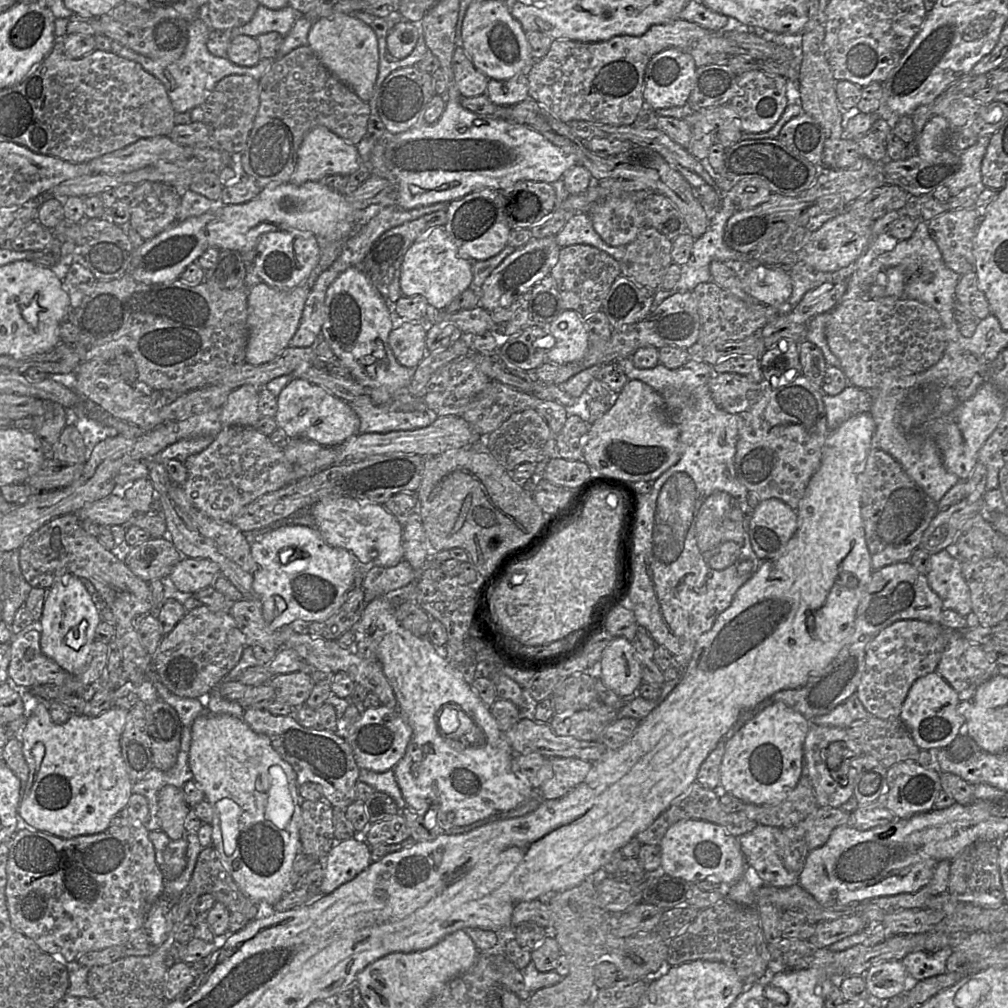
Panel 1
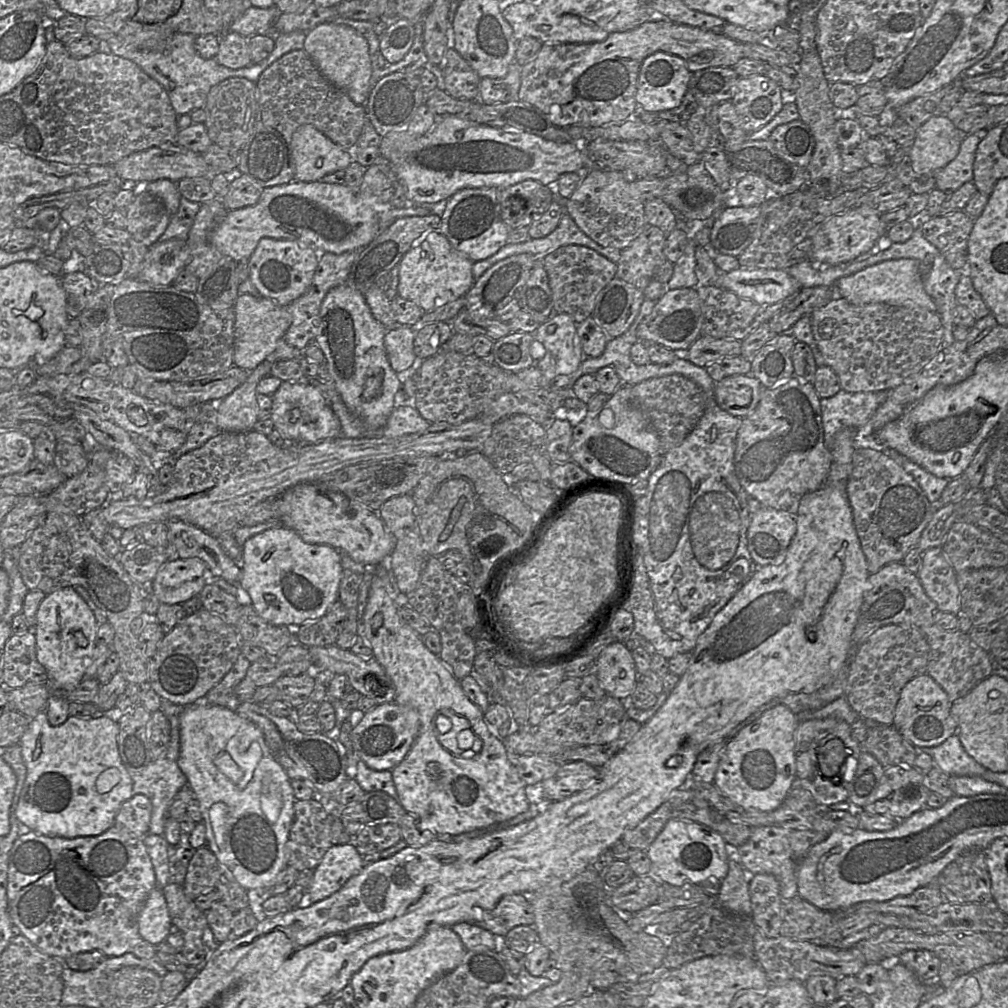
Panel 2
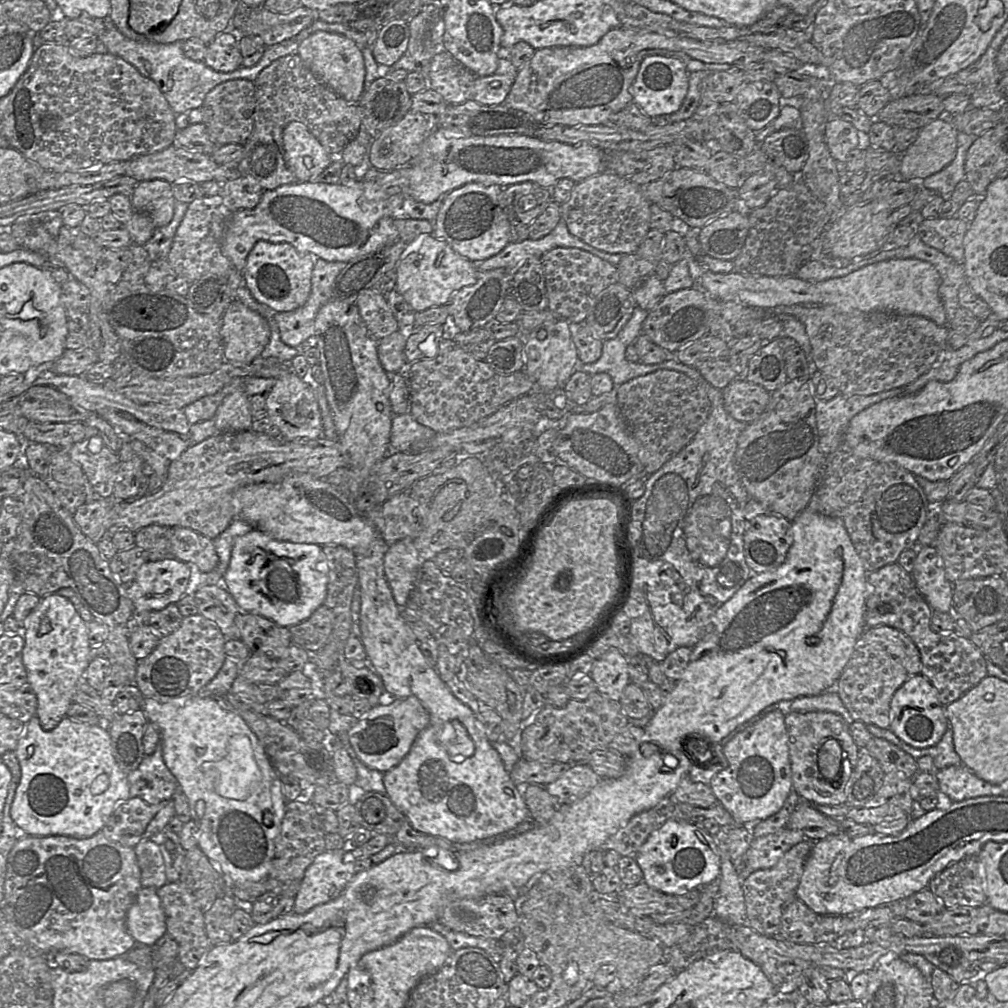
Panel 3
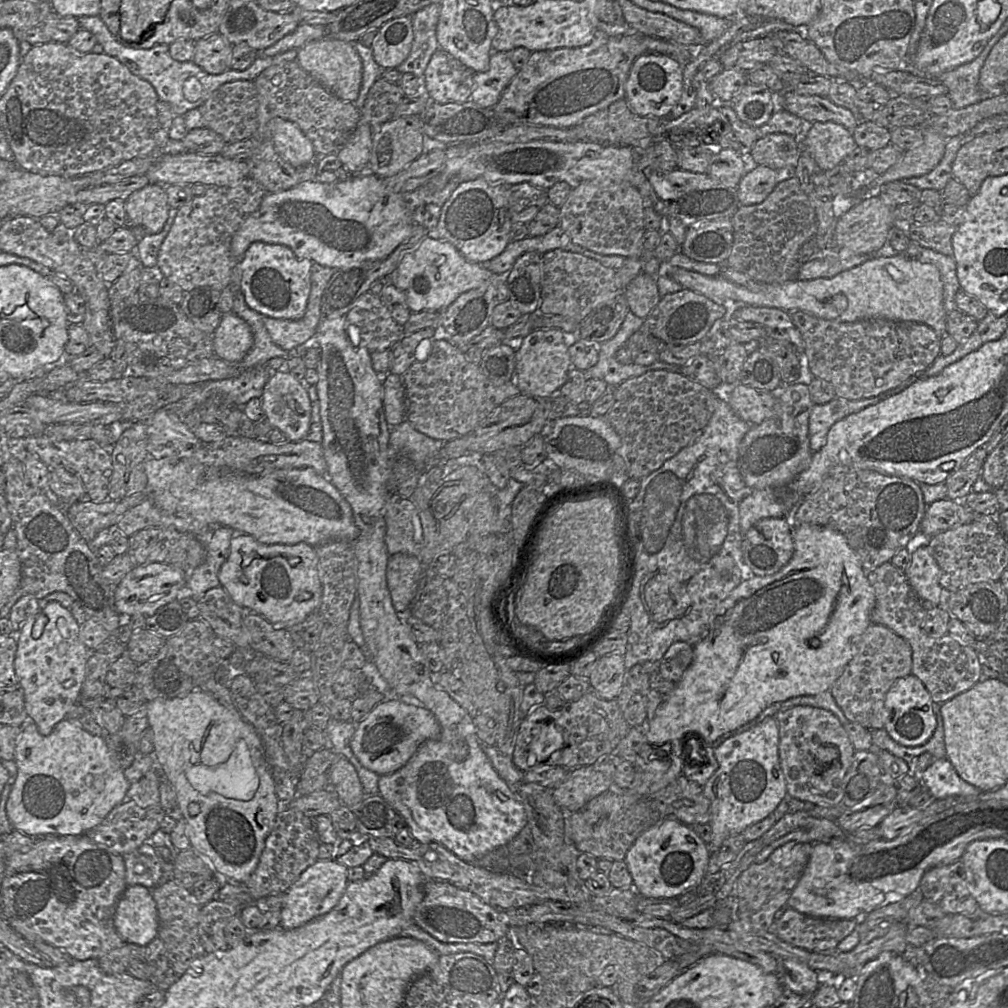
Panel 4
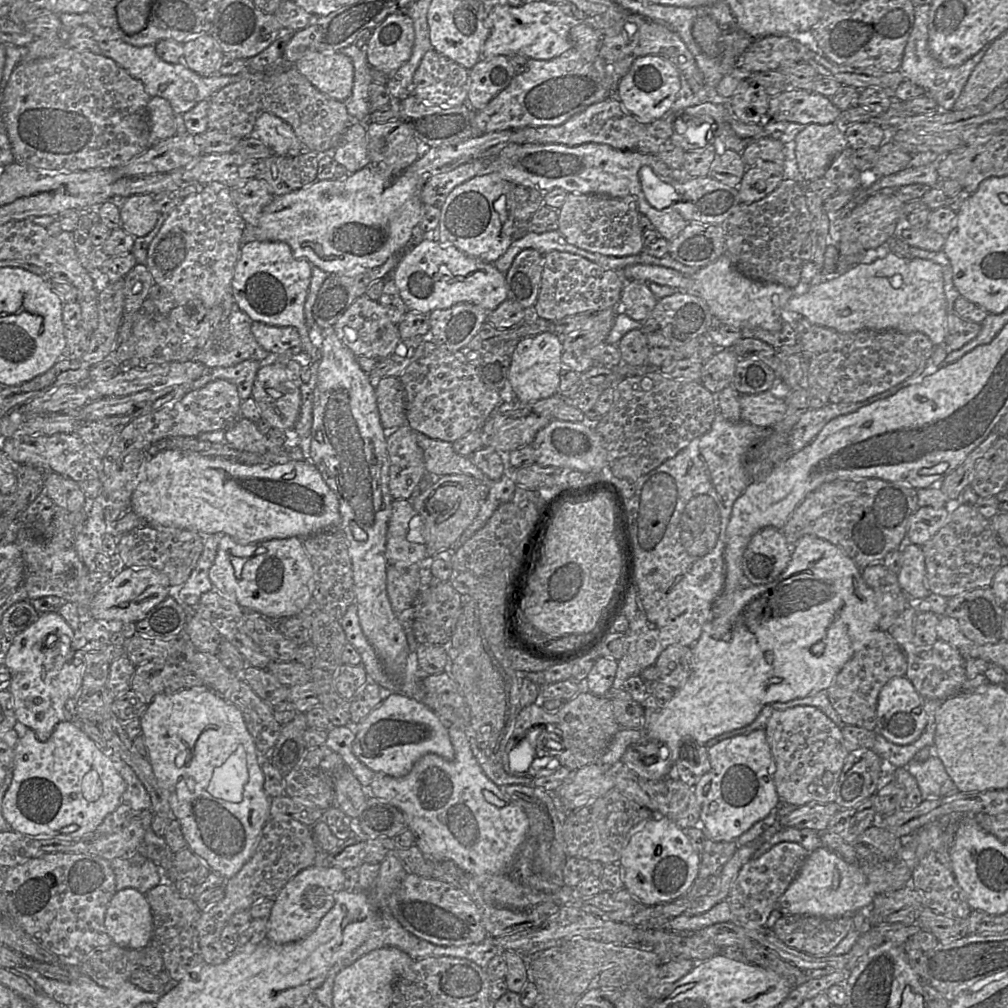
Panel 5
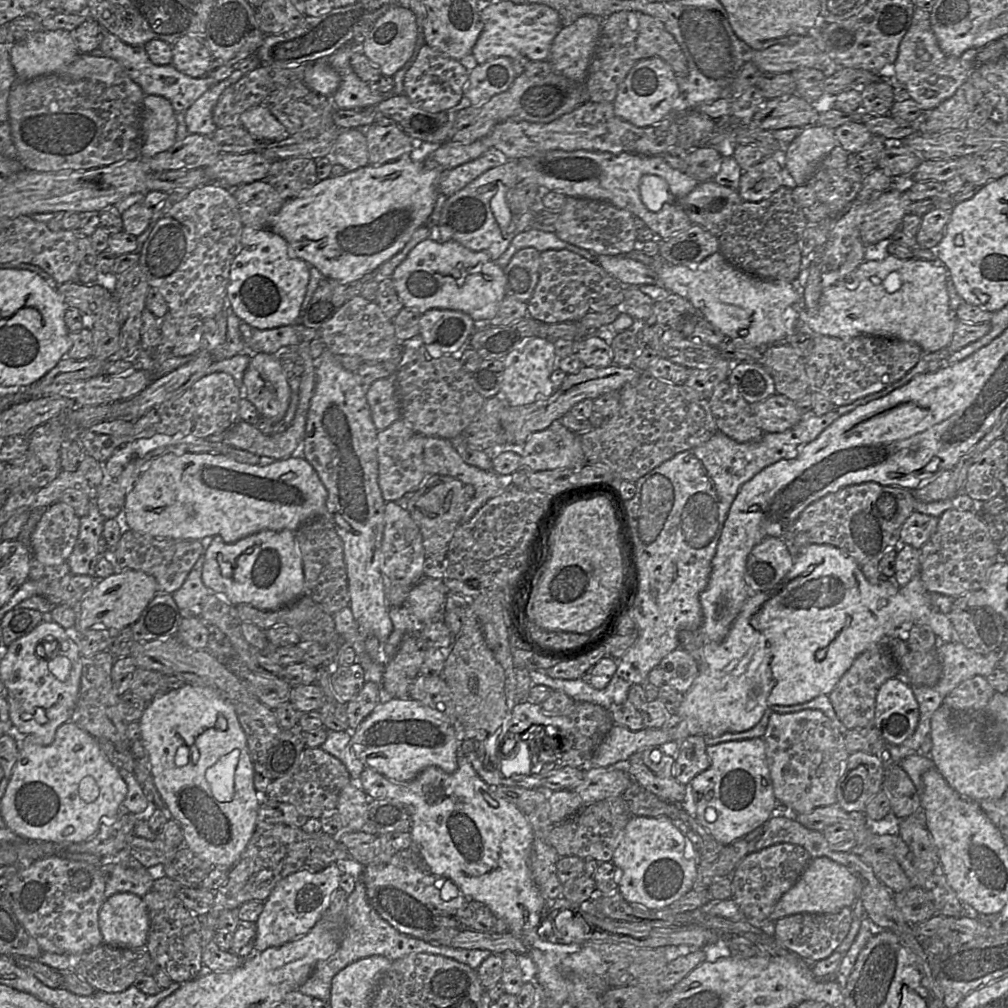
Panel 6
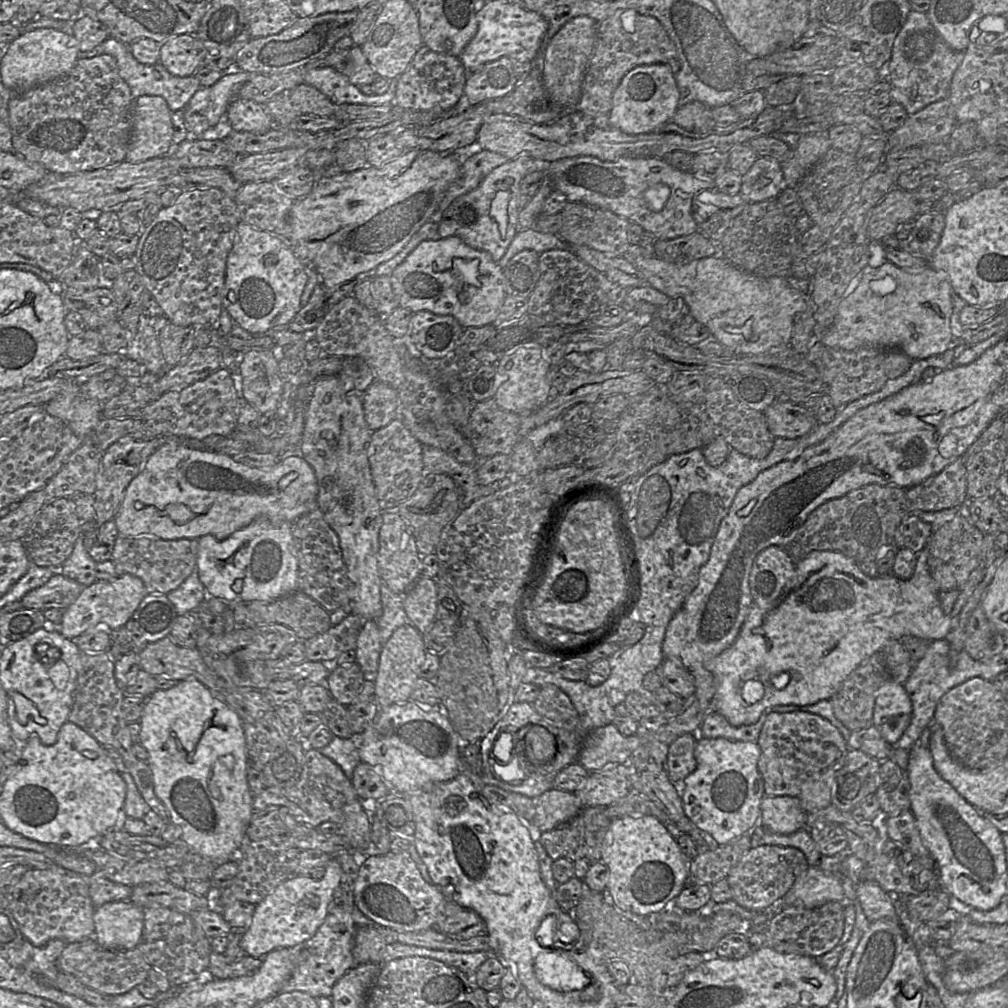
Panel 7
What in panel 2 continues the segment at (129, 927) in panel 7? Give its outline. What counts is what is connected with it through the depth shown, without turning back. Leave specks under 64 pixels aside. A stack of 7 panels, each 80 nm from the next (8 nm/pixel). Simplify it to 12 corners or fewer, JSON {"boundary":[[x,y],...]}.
{"boundary":[[160,888],[138,915],[140,938],[155,946],[172,922]]}

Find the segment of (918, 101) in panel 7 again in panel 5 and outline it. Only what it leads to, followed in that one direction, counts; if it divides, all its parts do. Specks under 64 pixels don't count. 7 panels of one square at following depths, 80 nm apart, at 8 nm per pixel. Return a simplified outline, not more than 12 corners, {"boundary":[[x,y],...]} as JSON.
{"boundary":[[930,5],[914,8],[899,70],[953,110],[992,42],[963,64],[942,66],[930,53]]}

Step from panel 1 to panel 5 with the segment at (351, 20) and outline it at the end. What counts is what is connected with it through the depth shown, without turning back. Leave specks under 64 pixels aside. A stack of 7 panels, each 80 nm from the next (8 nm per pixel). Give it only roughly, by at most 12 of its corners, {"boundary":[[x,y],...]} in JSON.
{"boundary":[[340,51],[312,52],[294,65],[313,86],[345,101],[354,67]]}

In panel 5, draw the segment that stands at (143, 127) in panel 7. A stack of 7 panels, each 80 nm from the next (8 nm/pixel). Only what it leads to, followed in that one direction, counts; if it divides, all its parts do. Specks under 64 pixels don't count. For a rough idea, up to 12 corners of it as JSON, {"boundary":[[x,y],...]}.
{"boundary":[[151,97],[152,143],[176,135],[175,113],[167,99]]}

